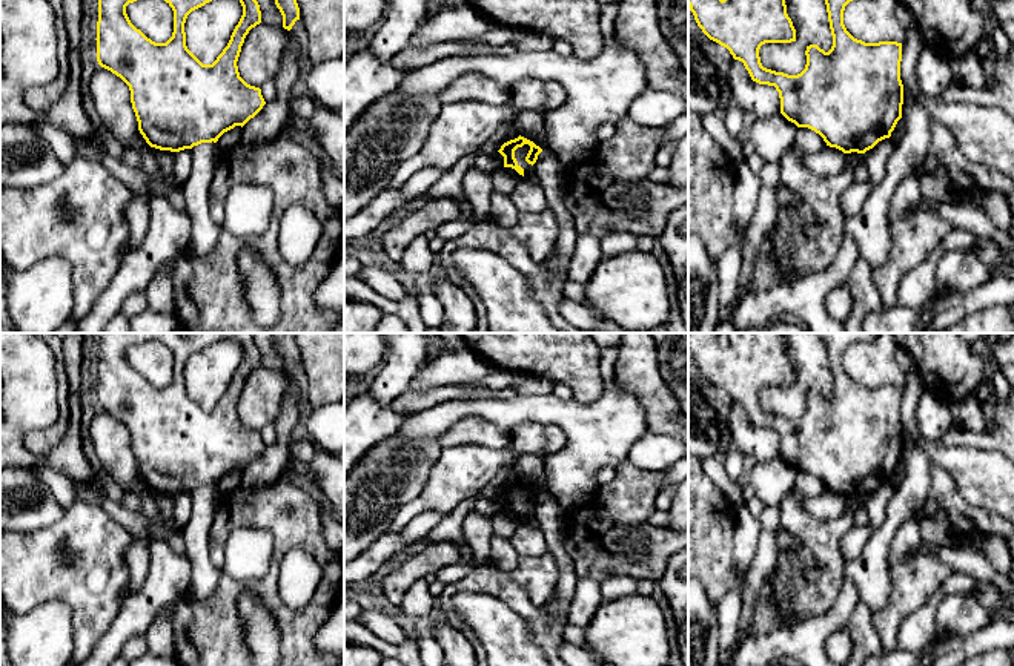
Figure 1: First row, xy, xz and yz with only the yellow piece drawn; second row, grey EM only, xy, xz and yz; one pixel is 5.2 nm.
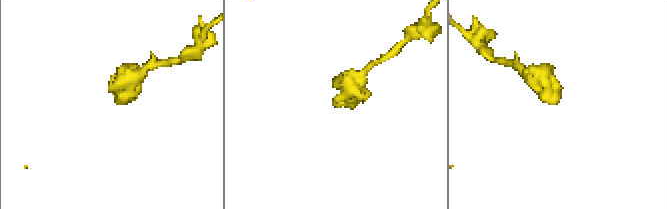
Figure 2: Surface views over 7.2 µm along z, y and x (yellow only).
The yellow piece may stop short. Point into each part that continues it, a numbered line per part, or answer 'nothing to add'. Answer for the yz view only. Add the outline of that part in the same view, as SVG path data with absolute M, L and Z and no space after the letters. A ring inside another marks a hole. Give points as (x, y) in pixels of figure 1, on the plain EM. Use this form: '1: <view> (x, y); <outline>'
nothing to add

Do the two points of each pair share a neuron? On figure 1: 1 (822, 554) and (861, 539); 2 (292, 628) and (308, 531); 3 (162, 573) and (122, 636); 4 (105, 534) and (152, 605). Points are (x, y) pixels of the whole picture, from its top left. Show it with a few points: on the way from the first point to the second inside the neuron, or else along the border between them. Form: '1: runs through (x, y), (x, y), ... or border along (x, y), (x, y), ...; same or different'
1: border along (853, 527), (844, 537), (845, 559); different
2: runs through (317, 606), (328, 591), (323, 556); same
3: runs through (152, 588), (131, 620); same
4: border along (128, 596), (109, 626); different

